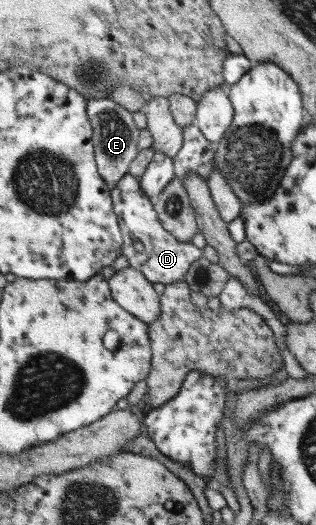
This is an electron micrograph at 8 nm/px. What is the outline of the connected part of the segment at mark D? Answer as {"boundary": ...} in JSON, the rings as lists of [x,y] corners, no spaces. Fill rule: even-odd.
{"boundary":[[[126,175],[112,189],[112,199],[117,215],[120,216],[121,233],[124,236],[122,255],[127,258],[130,267],[137,268],[151,283],[161,282],[165,286],[185,279],[187,272],[195,261],[203,258],[203,249],[193,243],[179,241],[163,227],[159,220],[154,201],[149,200],[143,193],[139,178]]]}

